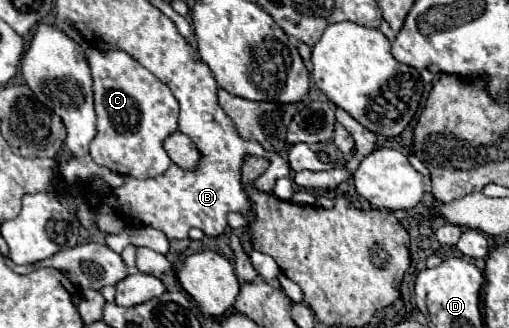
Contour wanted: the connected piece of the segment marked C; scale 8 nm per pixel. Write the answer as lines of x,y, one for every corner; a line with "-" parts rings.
92,48
88,52
88,62
94,78
94,104
96,104
96,138
90,144
90,156
98,166
106,166
112,172
134,176
134,178
148,178
158,176
168,170
172,160
164,150
164,138
178,130
178,102
172,96
170,88
162,84
154,74
150,74
142,64
138,64
130,54
120,50
98,50

